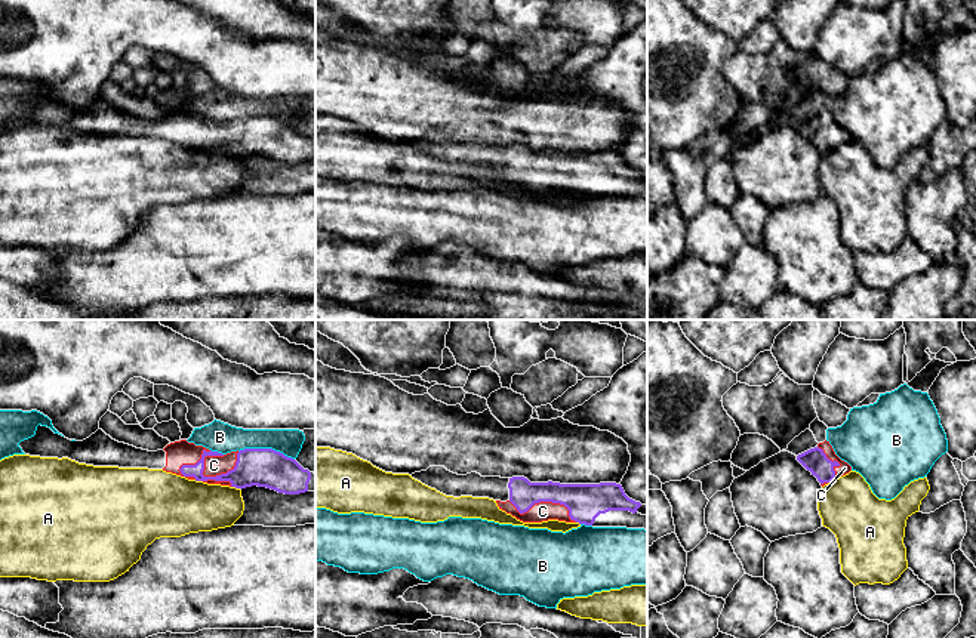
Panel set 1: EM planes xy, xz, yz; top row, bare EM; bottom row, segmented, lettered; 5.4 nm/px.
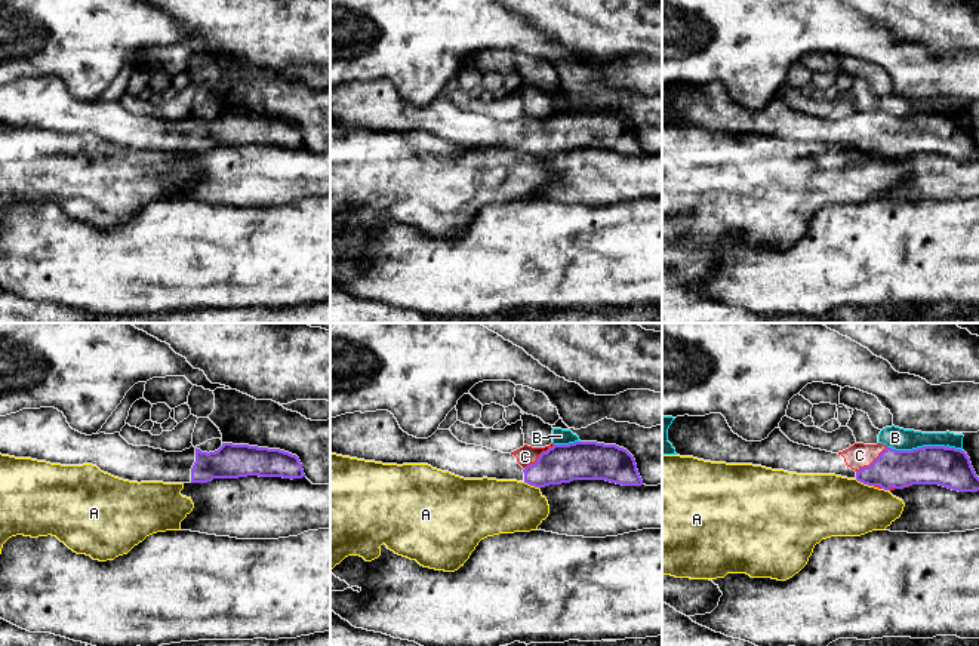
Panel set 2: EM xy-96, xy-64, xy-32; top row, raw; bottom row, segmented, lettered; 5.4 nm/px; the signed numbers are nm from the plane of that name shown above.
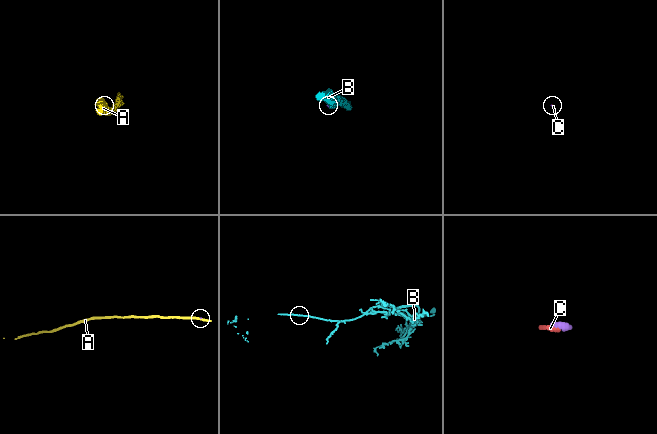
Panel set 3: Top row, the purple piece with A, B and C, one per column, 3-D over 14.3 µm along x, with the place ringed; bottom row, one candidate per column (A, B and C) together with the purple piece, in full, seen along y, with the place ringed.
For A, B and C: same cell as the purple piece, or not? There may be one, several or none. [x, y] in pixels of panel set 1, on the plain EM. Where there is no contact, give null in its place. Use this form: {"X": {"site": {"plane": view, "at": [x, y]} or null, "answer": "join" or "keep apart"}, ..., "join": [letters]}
{"A": {"site": {"plane": "xy", "at": [236, 156]}, "answer": "keep apart"}, "B": {"site": {"plane": "xy", "at": [267, 117]}, "answer": "keep apart"}, "C": {"site": {"plane": "xy", "at": [203, 144]}, "answer": "join"}, "join": ["C"]}

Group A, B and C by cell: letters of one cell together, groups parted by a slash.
A / B / C

